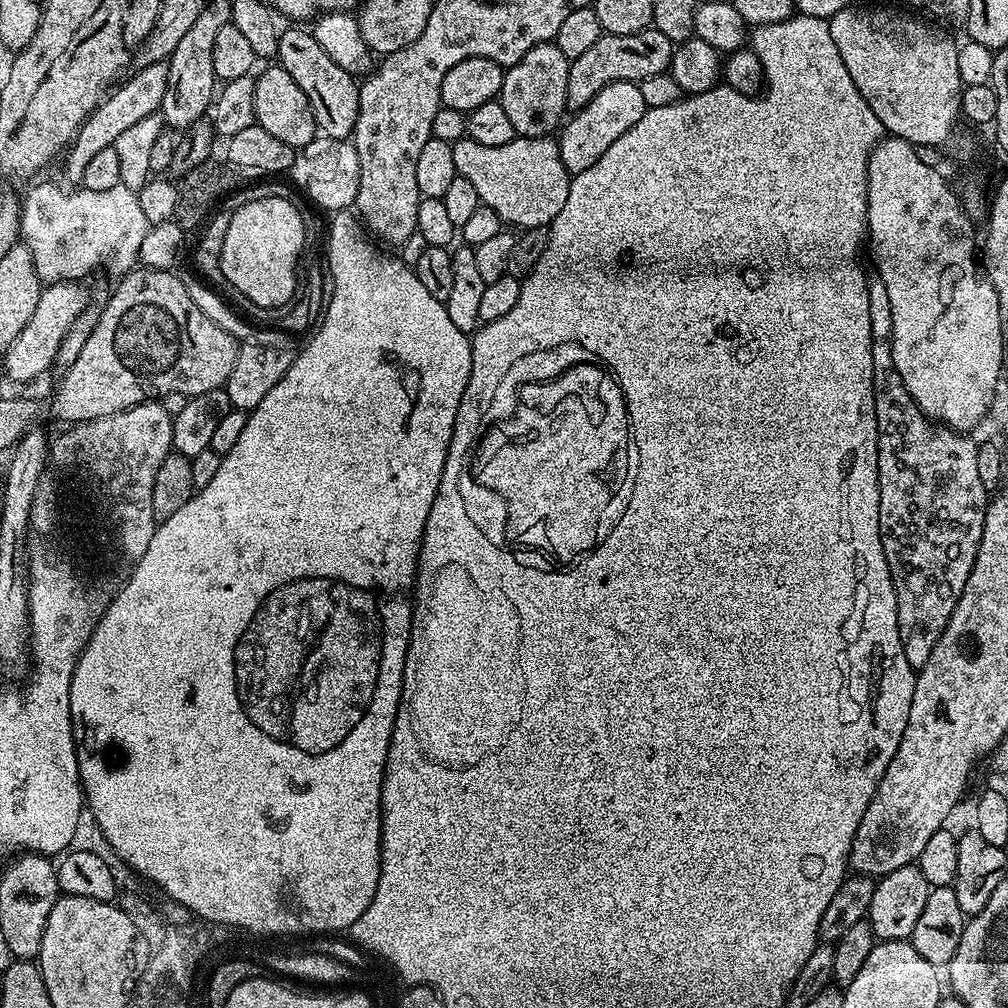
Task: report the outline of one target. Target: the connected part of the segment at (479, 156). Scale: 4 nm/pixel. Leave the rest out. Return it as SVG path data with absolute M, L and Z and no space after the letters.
M517 136L506 142L506 146L482 146L482 142L463 138L453 143L452 149L457 176L474 185L480 203L490 206L490 210L498 214L501 225L513 224L516 230L543 228L551 224L566 203L566 194L570 194L570 174L566 166L562 166L559 143L548 136Z

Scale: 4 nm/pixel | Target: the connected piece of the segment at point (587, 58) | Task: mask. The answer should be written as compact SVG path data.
M647 27L638 36L609 36L601 34L594 46L589 46L579 58L570 62L568 70L568 108L575 110L586 106L598 90L614 82L635 84L669 71L674 42L654 27Z

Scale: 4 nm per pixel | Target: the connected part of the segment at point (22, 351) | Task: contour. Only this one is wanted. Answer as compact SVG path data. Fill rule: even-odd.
M62 280L58 284L47 285L38 298L38 306L30 322L22 326L22 334L14 338L14 346L2 358L4 372L12 380L24 384L27 380L36 380L48 367L56 364L56 355L74 322L89 311L88 292L85 285L71 280Z

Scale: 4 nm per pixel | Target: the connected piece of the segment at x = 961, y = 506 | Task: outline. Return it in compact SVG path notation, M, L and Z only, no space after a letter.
M878 278L868 281L868 293L870 294L870 334L872 335L872 365L874 366L874 414L876 415L876 453L878 454L878 510L880 511L880 537L882 546L886 554L886 562L890 566L890 574L894 582L894 594L896 595L896 605L898 606L898 634L902 638L902 654L906 654L906 662L913 670L919 670L930 658L930 650L942 636L942 630L950 622L950 614L954 614L954 606L958 606L958 598L966 586L966 578L970 578L970 570L974 570L974 558L978 554L978 542L982 542L982 526L990 492L983 488L981 479L978 478L977 441L968 434L953 432L952 429L944 427L928 419L922 414L922 410L910 398L906 386L902 386L902 378L894 366L892 357L892 319L890 318L890 297L886 294L886 286Z

